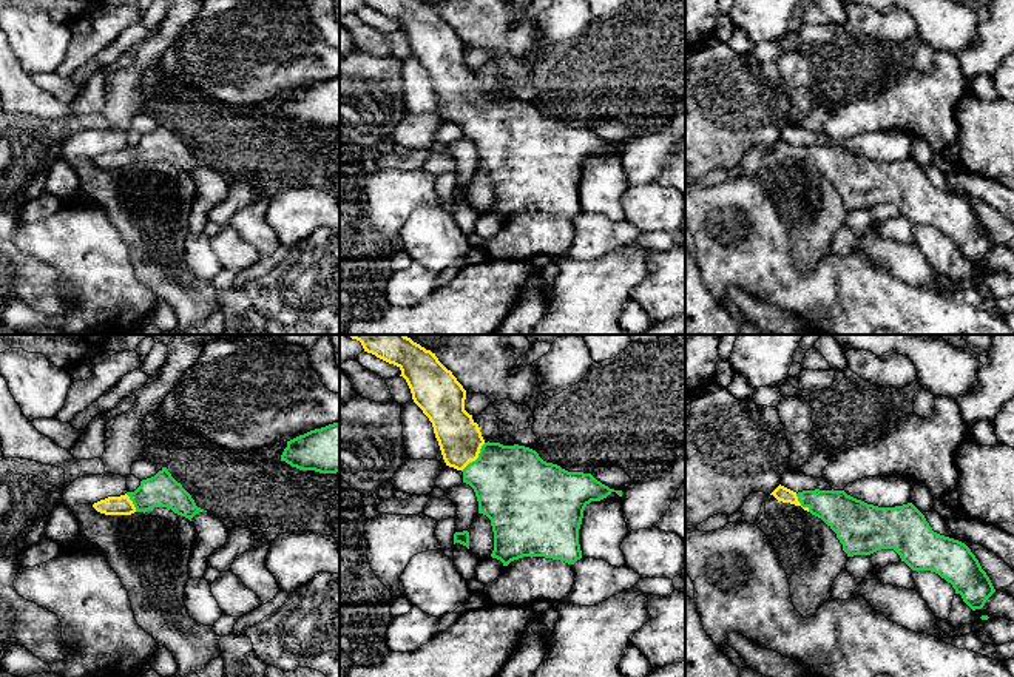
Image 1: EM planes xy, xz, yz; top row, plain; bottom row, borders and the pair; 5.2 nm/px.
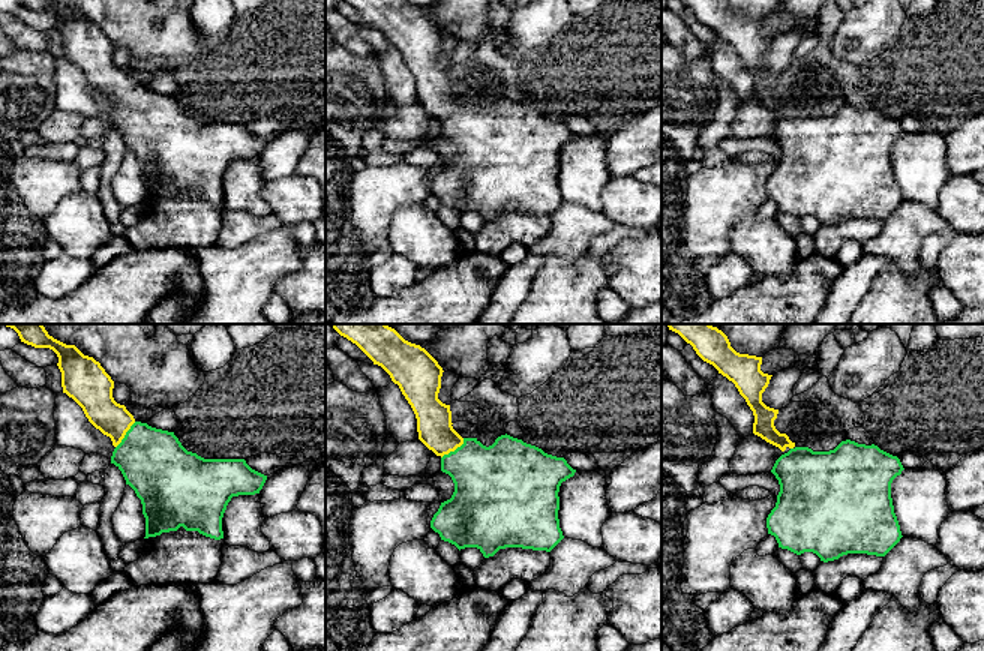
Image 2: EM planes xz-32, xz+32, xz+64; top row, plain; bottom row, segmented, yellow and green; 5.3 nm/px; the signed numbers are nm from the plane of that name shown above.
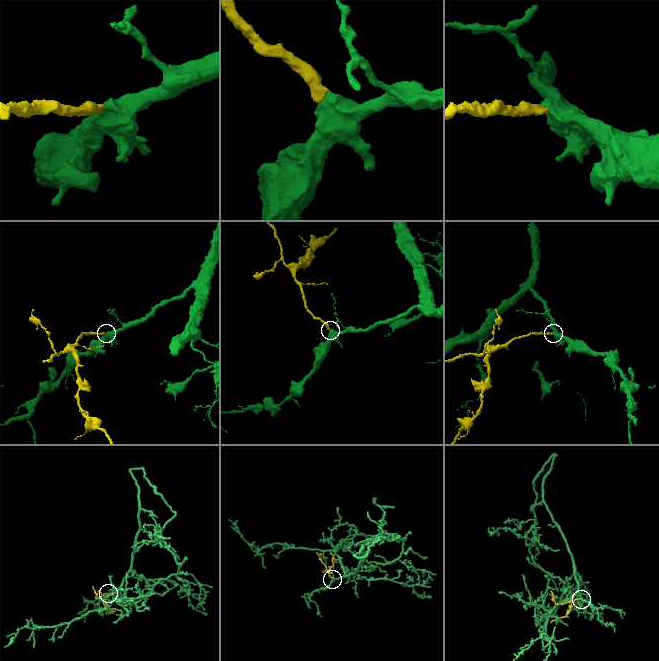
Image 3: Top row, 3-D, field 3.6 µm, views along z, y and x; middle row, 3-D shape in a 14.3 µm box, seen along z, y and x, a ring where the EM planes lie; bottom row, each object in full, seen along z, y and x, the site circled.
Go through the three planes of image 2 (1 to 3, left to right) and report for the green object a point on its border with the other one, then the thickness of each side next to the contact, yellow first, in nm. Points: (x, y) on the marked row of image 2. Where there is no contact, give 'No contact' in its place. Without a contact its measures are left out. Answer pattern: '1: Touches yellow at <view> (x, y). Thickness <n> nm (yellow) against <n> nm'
1: Touches yellow at xz-32 (125, 434). Thickness 180 nm (yellow) against 360 nm
2: Touches yellow at xz+32 (453, 450). Thickness 190 nm (yellow) against 360 nm
3: No contact

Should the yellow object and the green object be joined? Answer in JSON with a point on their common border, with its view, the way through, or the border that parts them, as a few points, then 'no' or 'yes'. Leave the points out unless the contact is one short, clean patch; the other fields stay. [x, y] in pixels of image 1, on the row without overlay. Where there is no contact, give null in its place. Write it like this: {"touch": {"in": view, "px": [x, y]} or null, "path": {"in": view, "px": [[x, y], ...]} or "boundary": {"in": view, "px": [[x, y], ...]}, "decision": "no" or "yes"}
{"touch": {"in": "xz", "px": [476, 113]}, "path": {"in": "xz", "px": [[460, 94], [476, 113], [514, 141]]}, "decision": "yes"}

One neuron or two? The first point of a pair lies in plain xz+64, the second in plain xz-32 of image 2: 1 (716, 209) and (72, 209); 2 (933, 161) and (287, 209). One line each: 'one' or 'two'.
1: two
2: two

